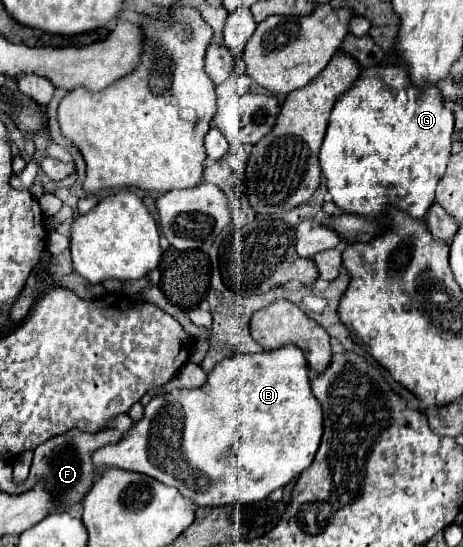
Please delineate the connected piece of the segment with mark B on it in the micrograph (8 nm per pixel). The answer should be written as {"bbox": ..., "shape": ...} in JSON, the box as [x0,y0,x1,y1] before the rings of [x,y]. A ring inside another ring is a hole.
{"bbox":[95,346,323,506],"shape":[[[285,346],[283,350],[275,350],[275,352],[239,354],[239,356],[227,358],[211,370],[211,374],[207,376],[207,384],[203,388],[197,388],[197,390],[171,390],[165,396],[153,398],[145,406],[145,416],[143,416],[143,420],[137,422],[137,426],[133,428],[133,434],[123,436],[125,440],[121,440],[119,444],[111,444],[111,448],[99,448],[99,452],[95,452],[95,464],[103,466],[103,468],[113,466],[113,468],[123,468],[123,470],[147,474],[147,476],[151,476],[151,478],[167,484],[167,486],[175,486],[185,498],[191,498],[197,506],[253,504],[257,500],[265,500],[273,490],[287,486],[293,478],[297,478],[303,470],[307,470],[311,466],[311,462],[317,454],[317,448],[319,448],[321,434],[323,434],[323,416],[321,416],[319,402],[315,400],[315,396],[311,392],[309,370],[307,370],[307,362],[303,358],[303,352],[299,352],[299,348],[295,348],[295,346]]]}

